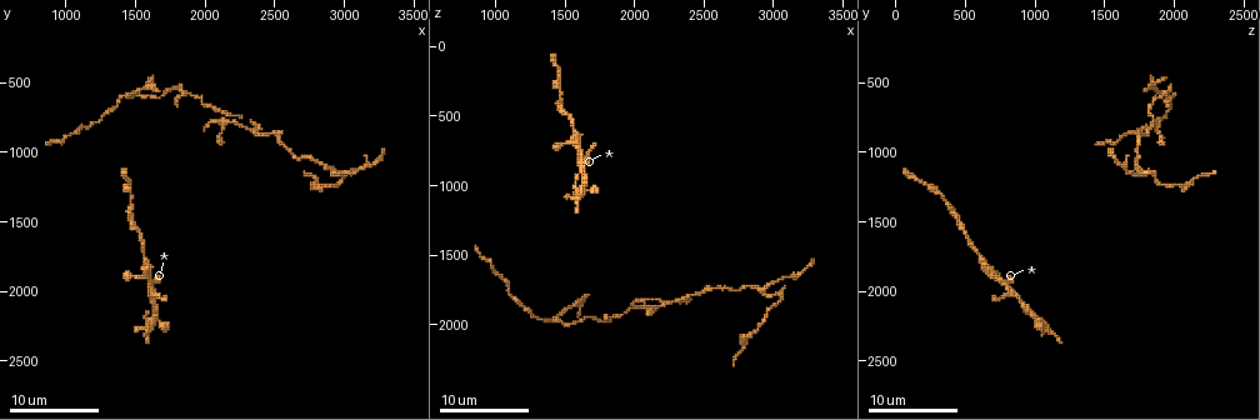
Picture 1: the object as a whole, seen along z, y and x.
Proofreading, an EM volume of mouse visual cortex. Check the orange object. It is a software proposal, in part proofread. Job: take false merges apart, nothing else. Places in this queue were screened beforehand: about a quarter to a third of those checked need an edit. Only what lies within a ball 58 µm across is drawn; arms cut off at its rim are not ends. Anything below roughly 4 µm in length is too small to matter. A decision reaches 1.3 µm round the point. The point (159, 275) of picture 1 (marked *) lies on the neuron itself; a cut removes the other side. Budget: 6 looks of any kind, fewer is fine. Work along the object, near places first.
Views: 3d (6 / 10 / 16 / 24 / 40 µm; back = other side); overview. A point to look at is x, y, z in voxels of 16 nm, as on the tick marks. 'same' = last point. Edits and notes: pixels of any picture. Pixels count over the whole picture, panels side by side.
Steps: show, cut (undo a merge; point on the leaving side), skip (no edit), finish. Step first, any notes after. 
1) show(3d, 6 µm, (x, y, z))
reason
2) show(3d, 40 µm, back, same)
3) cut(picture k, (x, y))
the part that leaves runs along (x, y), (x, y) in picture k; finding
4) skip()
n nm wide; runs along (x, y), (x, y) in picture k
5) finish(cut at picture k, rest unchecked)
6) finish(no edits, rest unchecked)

show(3d, 10 µm, (1440, 580, 1940))
three-way junction

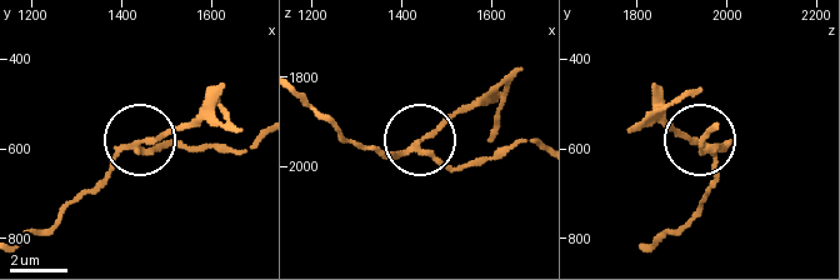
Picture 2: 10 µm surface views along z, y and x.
show(3d, 10 µm, back, (1445, 590, 1940))

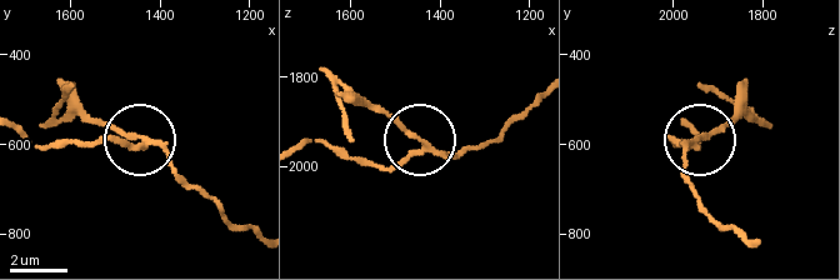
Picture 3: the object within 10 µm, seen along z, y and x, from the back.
cut(picture 3, (183, 179))
3 arms; the part that leaves runs along (159, 144), (173, 170), (230, 220), (259, 234) in picture 3; two neurons meet here

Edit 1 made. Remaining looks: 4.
show(overview)

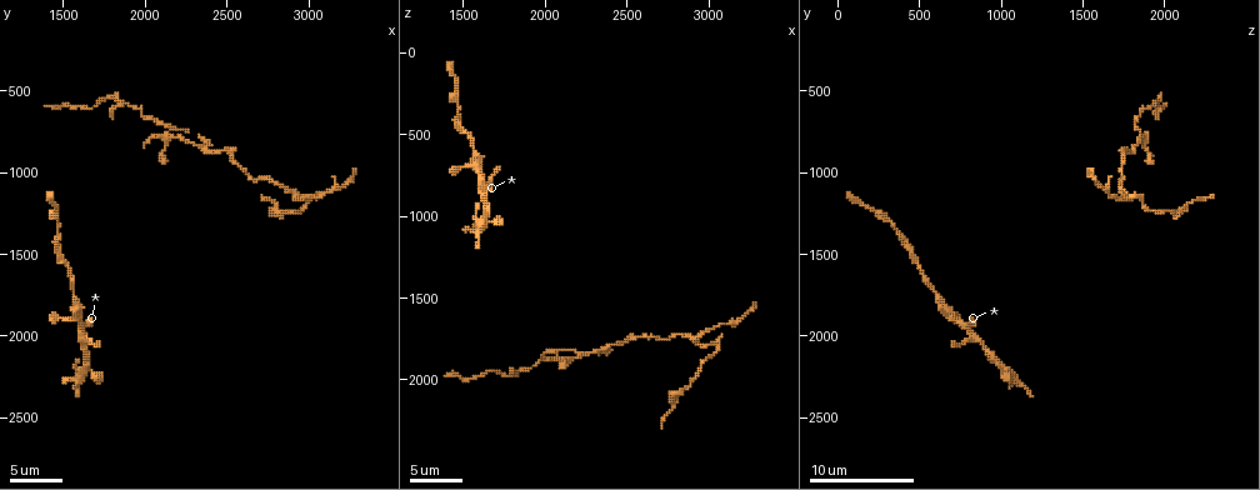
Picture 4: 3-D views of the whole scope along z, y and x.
show(3d, 10 µm, (1760, 540, 2000))
sudden change in width

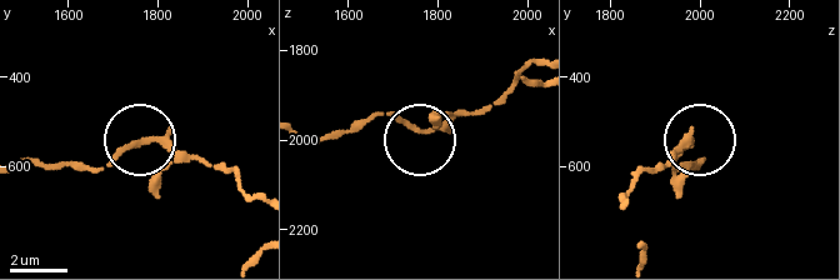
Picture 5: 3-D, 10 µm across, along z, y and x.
skip()
continuous, no second neuron

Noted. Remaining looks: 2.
show(3d, 16 µm, (2460, 880, 1780))
thin neck

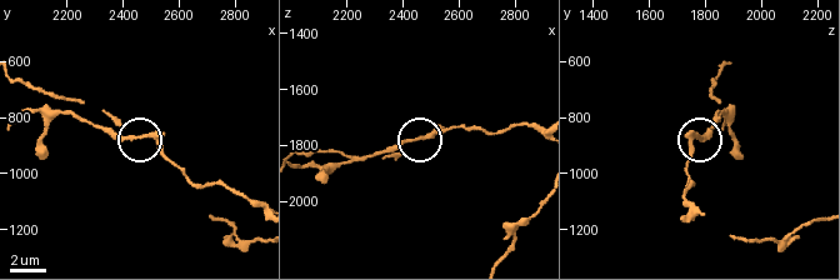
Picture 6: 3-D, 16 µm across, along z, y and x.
cut(picture 6, (123, 139))
the part that leaves runs along (426, 136), (393, 144), (348, 164), (303, 168) in picture 6; two neurons meet here

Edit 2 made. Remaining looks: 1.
finish(cut at picture 3, cut at picture 6, rest unchecked)

